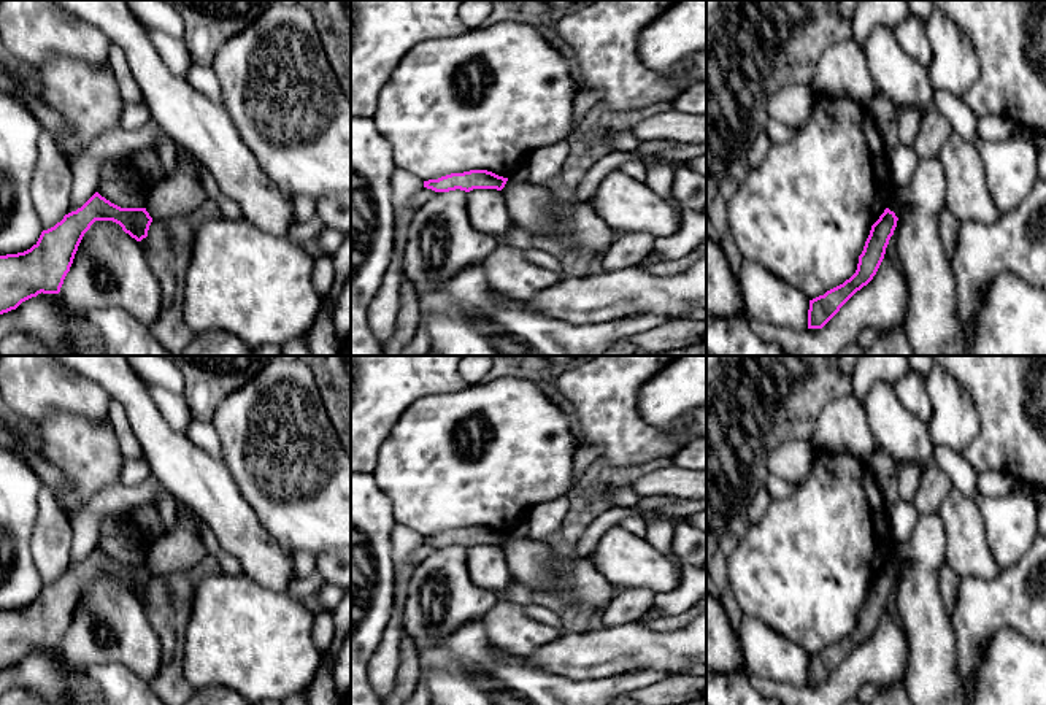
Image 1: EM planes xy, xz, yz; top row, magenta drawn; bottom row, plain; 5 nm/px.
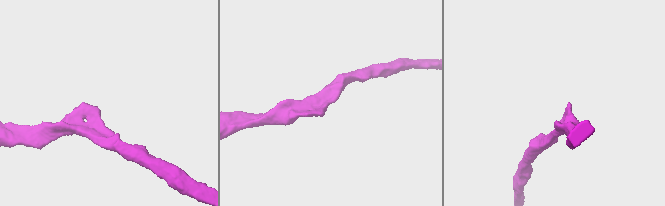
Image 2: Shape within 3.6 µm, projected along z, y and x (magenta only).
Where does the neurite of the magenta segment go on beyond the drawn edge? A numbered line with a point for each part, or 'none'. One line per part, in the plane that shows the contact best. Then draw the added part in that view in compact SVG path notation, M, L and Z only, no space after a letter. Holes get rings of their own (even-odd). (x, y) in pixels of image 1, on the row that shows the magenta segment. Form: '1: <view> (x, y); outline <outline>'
none

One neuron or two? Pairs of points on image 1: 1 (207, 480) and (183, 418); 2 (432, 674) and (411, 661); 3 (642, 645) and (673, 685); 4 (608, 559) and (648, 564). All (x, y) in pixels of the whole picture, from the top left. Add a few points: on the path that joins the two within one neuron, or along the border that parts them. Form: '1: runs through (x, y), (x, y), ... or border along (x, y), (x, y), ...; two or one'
1: border along (156, 407), (162, 418), (183, 434); two
2: border along (416, 648), (419, 678); two
3: border along (670, 672), (684, 674); two
4: runs through (618, 559), (638, 564); one

